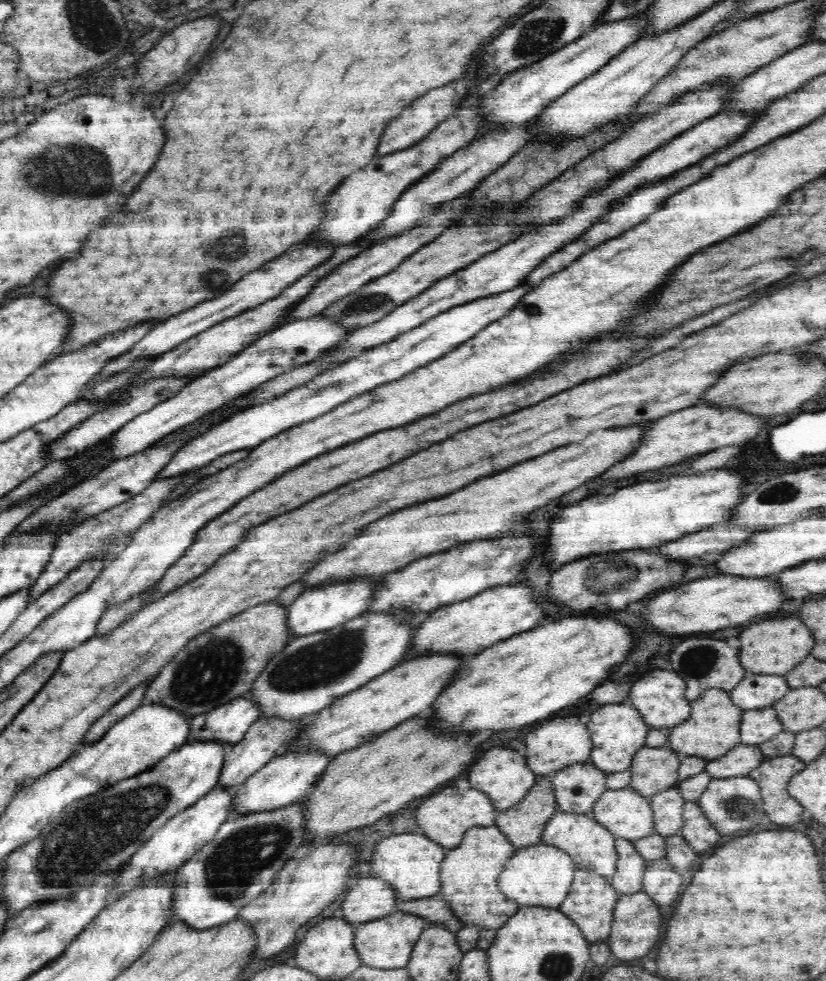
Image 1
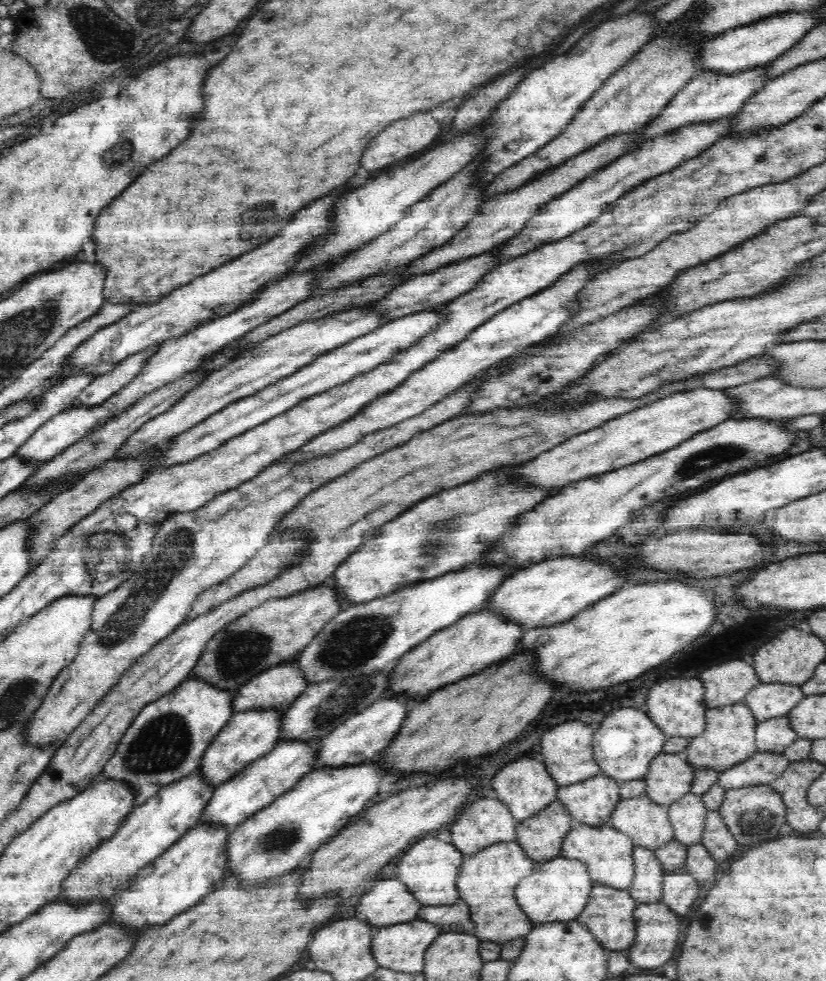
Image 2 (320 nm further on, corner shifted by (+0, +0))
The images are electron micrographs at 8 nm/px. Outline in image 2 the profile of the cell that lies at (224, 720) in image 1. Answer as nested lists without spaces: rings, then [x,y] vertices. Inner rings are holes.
[[[293,658],[288,663],[269,668],[232,691],[231,710],[274,710],[284,712],[306,690],[307,684]]]

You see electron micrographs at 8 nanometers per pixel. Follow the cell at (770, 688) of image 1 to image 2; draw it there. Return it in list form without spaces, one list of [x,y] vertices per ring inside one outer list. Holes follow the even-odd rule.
[[[761,682],[744,696],[742,702],[750,707],[757,721],[764,721],[785,716],[804,696],[801,685]]]

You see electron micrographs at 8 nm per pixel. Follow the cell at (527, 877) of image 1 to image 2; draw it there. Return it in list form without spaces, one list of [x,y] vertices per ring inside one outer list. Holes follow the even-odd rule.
[[[559,855],[548,861],[536,861],[531,872],[518,880],[514,896],[534,925],[546,924],[547,921],[575,920],[586,906],[590,890],[595,884],[583,862]]]

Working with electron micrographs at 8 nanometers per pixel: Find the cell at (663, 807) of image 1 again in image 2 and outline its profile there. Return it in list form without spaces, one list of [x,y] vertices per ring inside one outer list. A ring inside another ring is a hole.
[[[691,793],[669,804],[668,818],[674,838],[687,846],[700,843],[708,811],[702,797]]]

